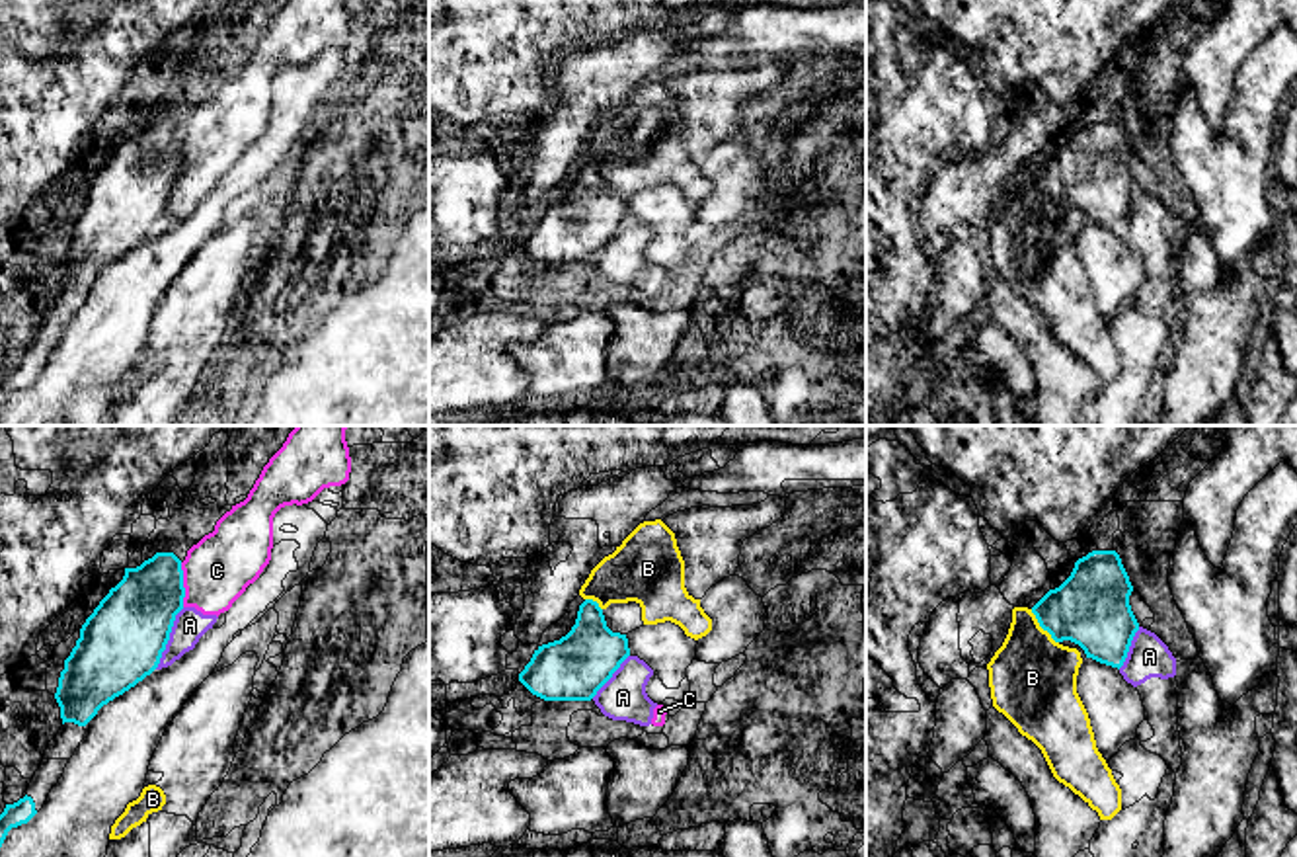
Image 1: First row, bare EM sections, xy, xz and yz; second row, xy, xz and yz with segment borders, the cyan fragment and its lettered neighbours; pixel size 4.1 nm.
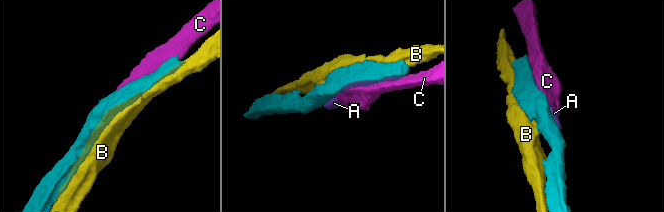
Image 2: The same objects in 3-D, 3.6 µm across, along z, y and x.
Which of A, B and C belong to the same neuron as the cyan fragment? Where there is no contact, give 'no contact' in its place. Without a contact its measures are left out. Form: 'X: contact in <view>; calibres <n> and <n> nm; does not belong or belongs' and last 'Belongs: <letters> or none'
A: contact in xy; calibres 340 and 140 nm; does not belong
B: contact in yz; calibres 320 and 360 nm; does not belong
C: contact in xy; calibres 300 and 280 nm; does not belong
Belongs: none

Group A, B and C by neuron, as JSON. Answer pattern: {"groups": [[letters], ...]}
{"groups": [["A", "C"], ["B"]]}

